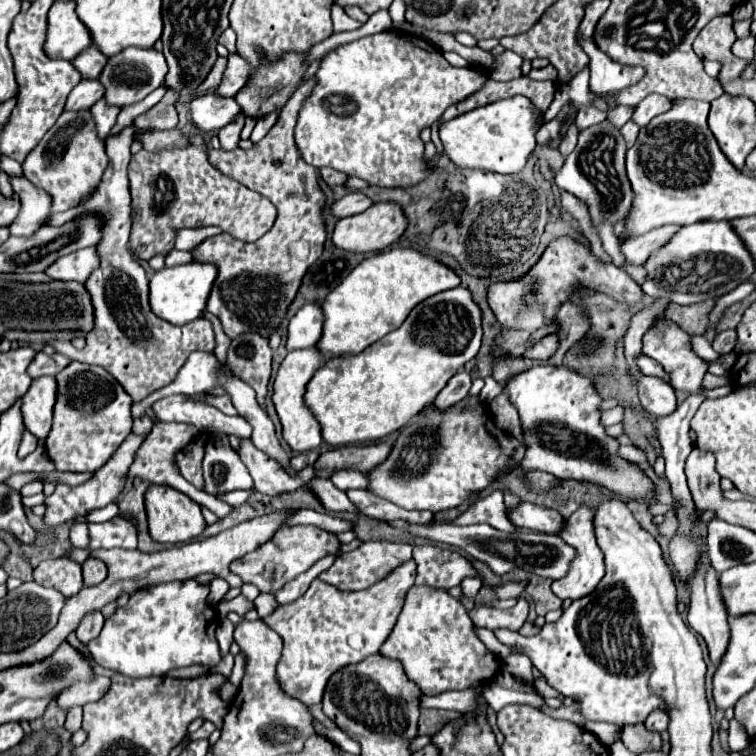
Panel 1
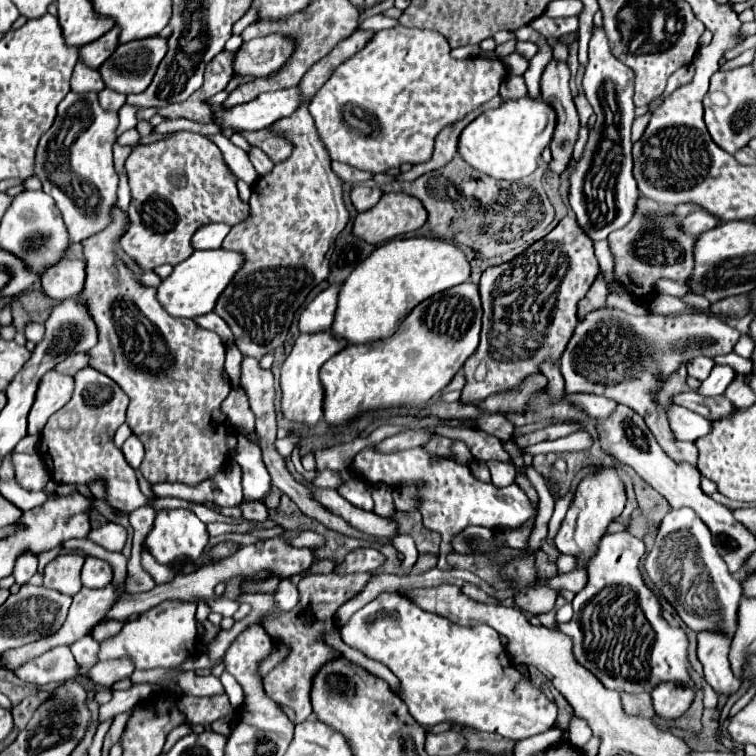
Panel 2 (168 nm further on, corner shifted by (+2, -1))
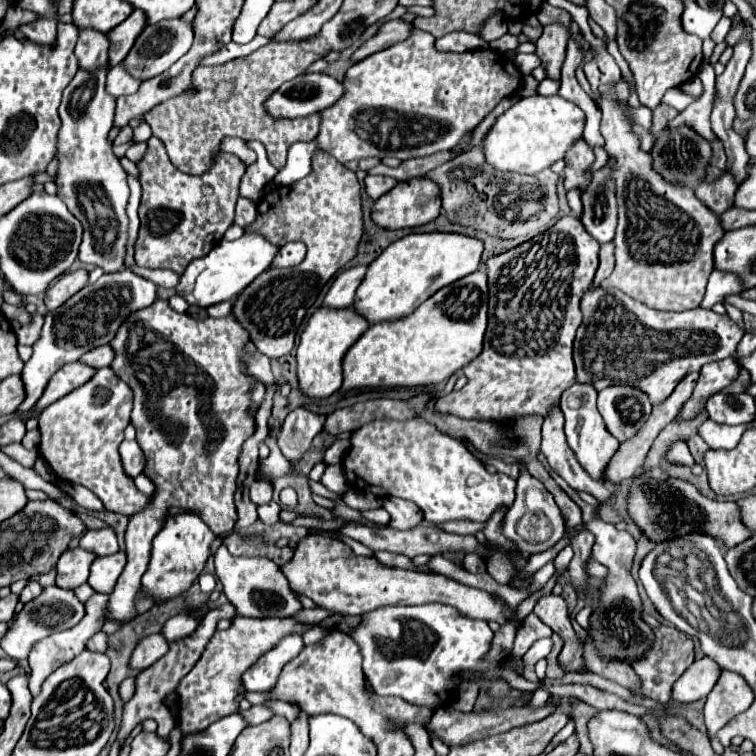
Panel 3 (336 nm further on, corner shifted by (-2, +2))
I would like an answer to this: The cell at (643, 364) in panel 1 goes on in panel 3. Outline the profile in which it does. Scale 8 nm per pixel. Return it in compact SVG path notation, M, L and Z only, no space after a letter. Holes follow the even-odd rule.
M715 394L707 400L707 414L719 424L749 424L755 420L755 402L749 394Z

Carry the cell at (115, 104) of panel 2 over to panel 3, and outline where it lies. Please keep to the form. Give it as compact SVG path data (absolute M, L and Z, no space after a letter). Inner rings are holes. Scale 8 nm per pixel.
M117 64L117 66L113 66L113 68L107 72L105 90L107 90L111 96L119 98L119 96L123 96L123 94L133 94L133 92L137 92L139 84L141 84L139 80L131 78L131 76L127 74L127 70L125 70L121 64Z

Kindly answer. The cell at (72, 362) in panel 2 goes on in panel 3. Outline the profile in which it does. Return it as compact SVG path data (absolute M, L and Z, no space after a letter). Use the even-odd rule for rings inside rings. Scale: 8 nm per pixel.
M99 346L99 348L93 348L93 350L85 352L79 360L83 364L89 364L91 368L103 368L103 366L109 366L111 364L113 352L111 352L109 346Z

